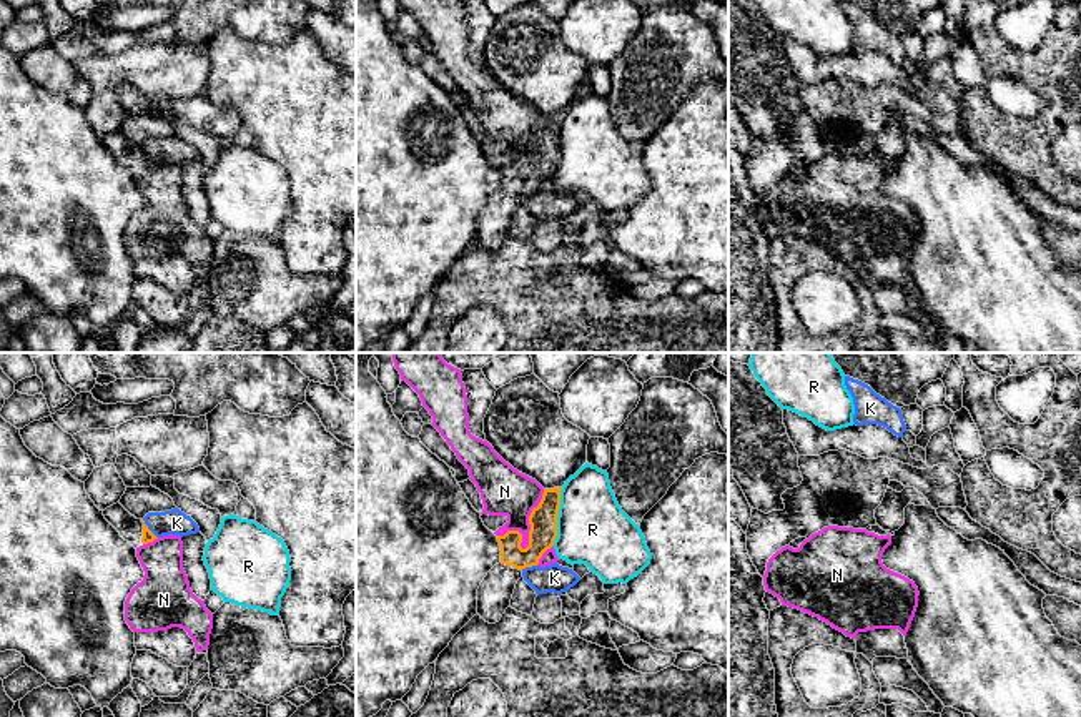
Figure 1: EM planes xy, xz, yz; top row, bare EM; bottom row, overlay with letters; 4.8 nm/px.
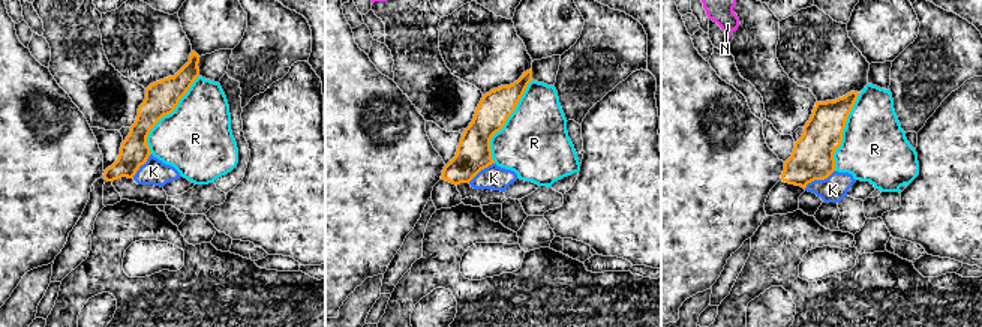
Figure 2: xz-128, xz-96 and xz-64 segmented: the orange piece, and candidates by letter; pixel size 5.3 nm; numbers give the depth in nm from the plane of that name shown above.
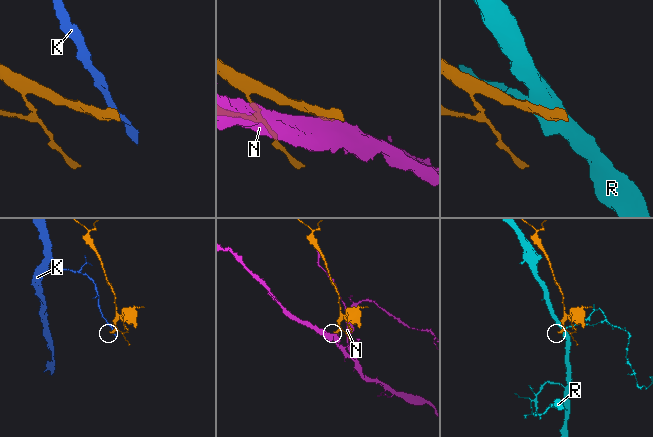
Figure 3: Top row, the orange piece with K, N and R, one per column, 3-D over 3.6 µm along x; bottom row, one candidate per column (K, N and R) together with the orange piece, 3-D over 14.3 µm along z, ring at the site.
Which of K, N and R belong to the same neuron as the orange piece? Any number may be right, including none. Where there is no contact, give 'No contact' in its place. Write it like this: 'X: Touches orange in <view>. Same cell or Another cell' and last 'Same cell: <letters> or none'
K: Touches orange in xy. Another cell
N: Touches orange in xz. Another cell
R: Touches orange in xz. Another cell
Same cell: none

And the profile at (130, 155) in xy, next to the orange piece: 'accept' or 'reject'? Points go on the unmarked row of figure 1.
accept

